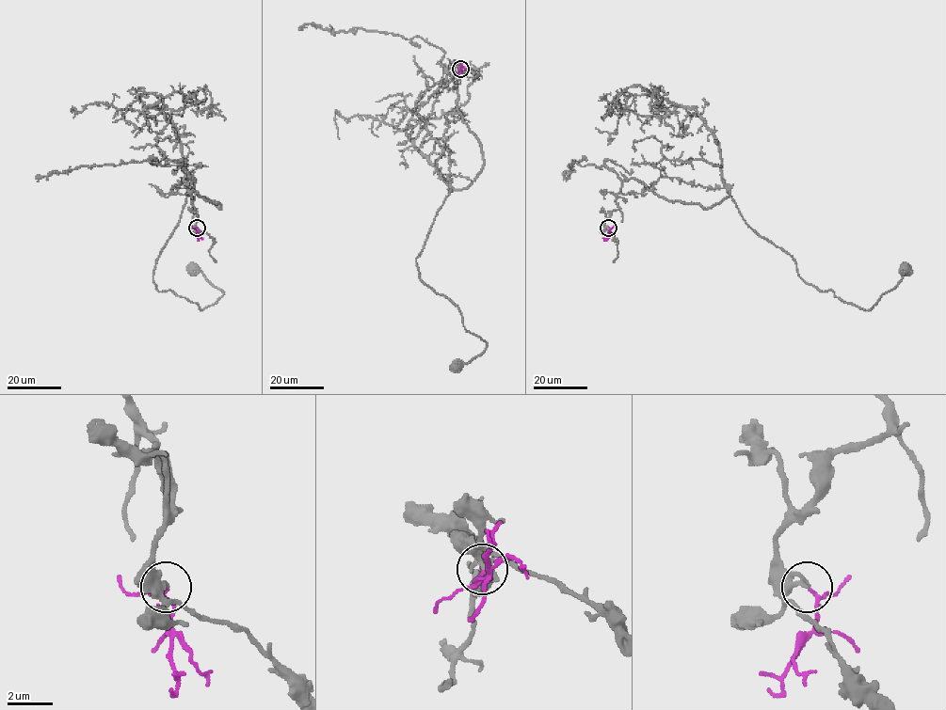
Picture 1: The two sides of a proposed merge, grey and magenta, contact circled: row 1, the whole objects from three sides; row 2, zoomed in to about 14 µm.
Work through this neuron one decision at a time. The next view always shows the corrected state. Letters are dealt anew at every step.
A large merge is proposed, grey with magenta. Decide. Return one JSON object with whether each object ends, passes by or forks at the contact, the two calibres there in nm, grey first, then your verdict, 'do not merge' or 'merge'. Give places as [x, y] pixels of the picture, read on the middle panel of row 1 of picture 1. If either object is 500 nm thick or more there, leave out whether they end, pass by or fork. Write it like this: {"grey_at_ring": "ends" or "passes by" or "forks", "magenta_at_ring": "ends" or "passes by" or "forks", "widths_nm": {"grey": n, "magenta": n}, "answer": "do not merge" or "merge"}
{"grey_at_ring": "ends", "magenta_at_ring": "passes by", "widths_nm": {"grey": 240, "magenta": 110}, "answer": "do not merge"}

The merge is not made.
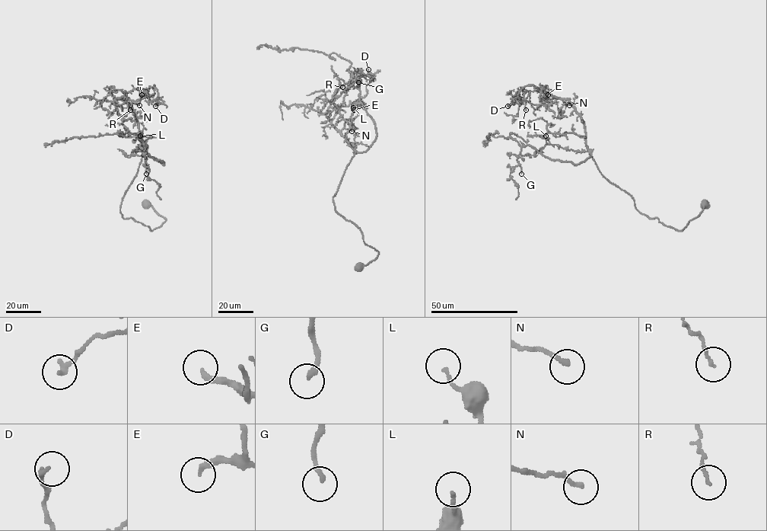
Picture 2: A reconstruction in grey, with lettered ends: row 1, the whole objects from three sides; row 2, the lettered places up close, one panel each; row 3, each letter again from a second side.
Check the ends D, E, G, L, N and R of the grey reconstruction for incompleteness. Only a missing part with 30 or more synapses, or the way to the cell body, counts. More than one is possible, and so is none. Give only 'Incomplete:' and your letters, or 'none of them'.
Incomplete: G

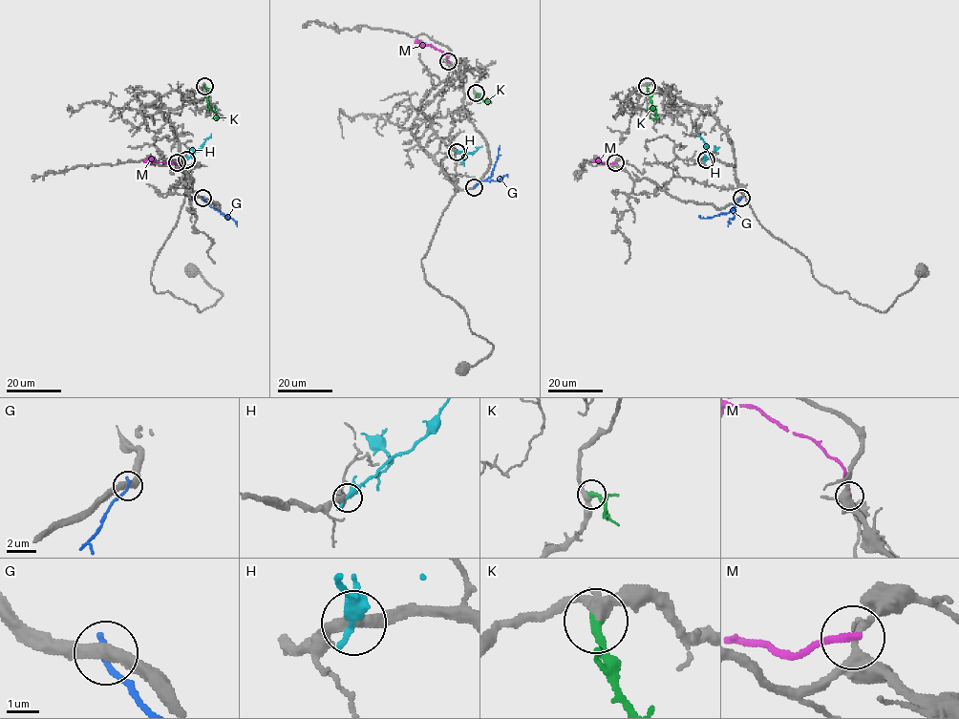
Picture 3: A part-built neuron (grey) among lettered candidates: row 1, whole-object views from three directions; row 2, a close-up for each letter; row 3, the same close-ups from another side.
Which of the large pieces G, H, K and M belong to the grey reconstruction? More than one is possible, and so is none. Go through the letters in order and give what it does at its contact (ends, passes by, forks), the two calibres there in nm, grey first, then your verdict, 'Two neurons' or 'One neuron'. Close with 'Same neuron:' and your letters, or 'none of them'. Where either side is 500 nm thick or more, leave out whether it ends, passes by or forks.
G: It ends there. Thickness 420 nm (grey) against 200 nm. Two neurons
H: It forks there. Thickness 320 nm (grey) against 280 nm. Two neurons
K: It ends there. Thickness 400 nm (grey) against 360 nm. One neuron
M: It ends there. Thickness 280 nm (grey) against 260 nm. Two neurons
Same neuron: K

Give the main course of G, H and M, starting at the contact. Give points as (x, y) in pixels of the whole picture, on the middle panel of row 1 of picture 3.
G: (474, 187), (491, 176), (500, 145)
H: (457, 152), (472, 153), (481, 145)
M: (448, 61), (440, 51), (415, 41)

